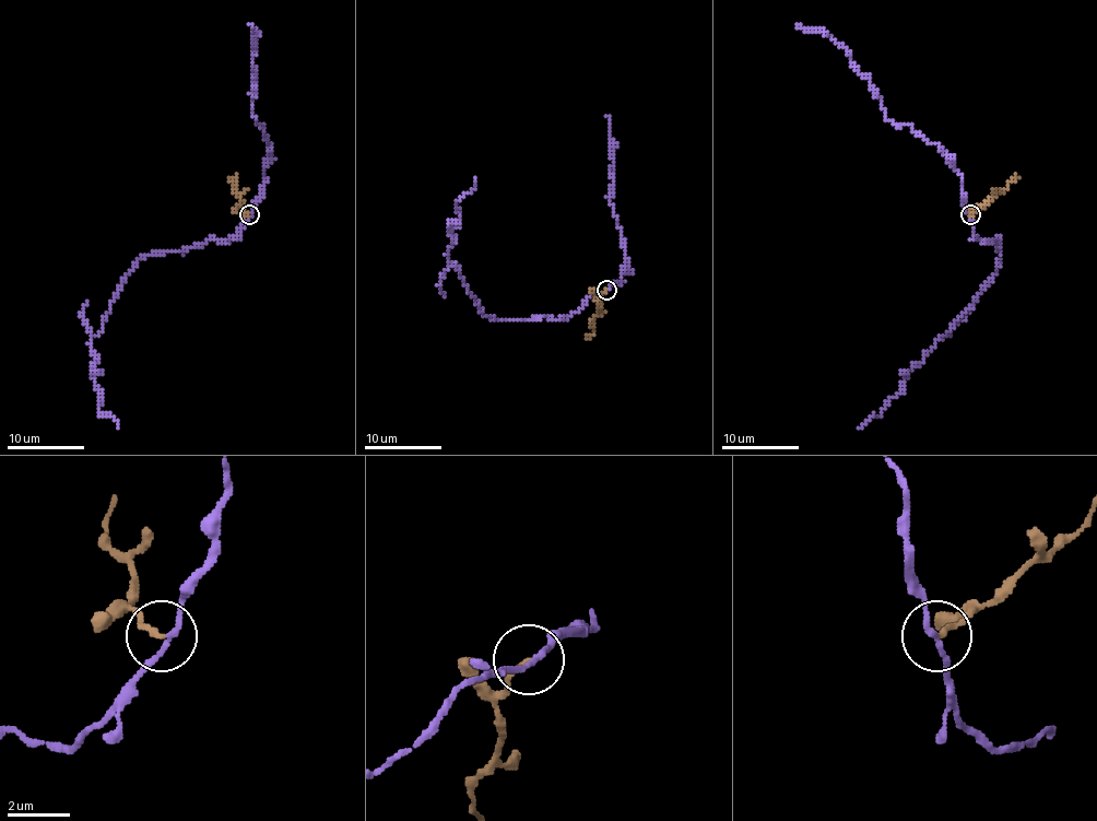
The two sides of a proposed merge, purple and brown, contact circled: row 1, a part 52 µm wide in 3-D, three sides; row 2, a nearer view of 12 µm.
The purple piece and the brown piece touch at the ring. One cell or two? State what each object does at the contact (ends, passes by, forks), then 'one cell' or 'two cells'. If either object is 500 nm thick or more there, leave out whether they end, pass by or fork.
purple passes by | brown ends | two cells

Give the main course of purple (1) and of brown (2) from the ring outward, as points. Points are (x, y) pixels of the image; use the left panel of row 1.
1: (249, 215), (226, 242), (211, 238), (148, 254), (126, 274), (90, 340), (99, 409), (118, 429)
2: (249, 215), (242, 208), (242, 198), (236, 192), (237, 180), (228, 178)

